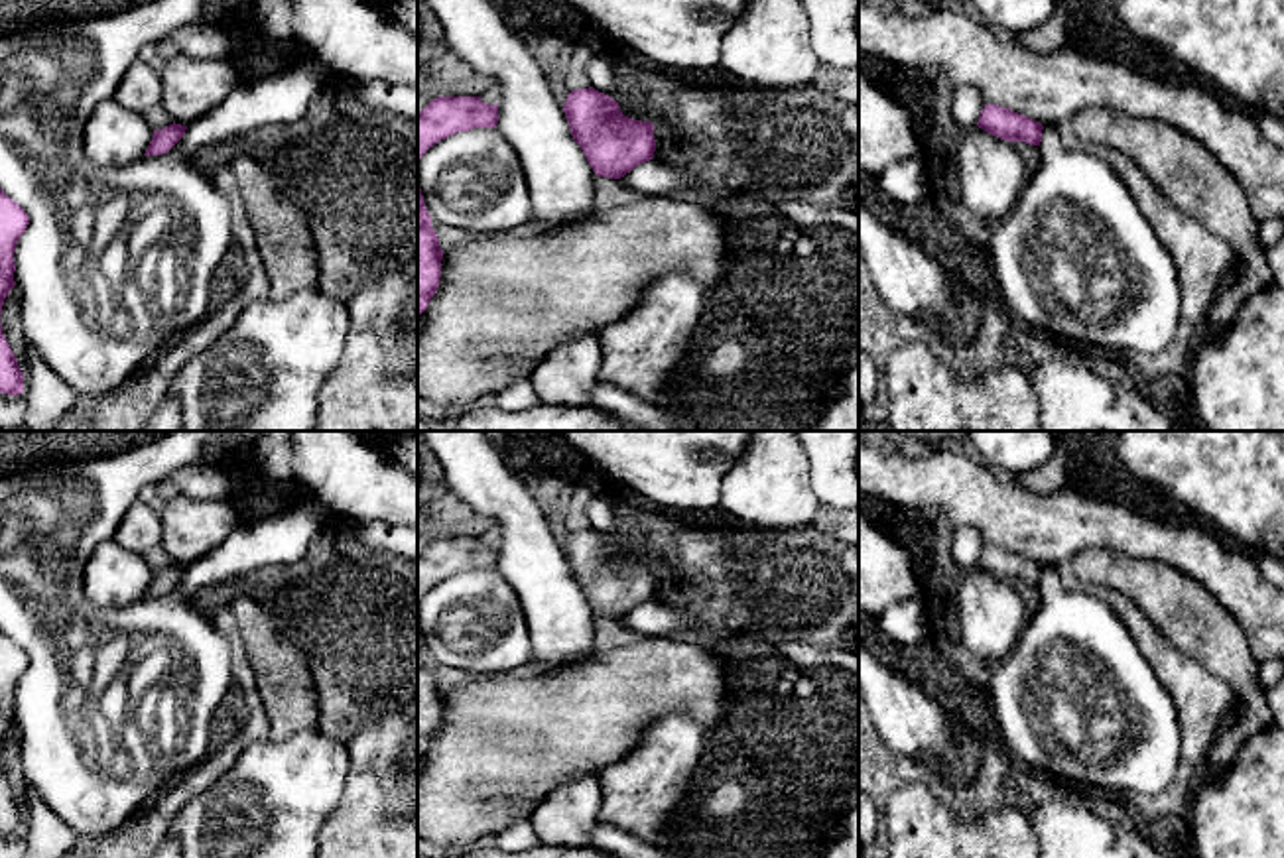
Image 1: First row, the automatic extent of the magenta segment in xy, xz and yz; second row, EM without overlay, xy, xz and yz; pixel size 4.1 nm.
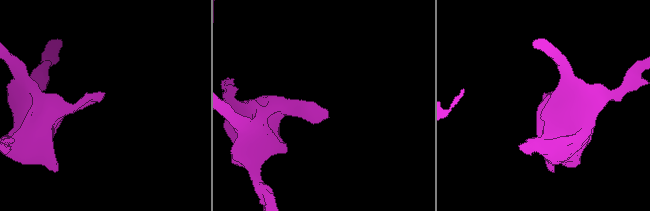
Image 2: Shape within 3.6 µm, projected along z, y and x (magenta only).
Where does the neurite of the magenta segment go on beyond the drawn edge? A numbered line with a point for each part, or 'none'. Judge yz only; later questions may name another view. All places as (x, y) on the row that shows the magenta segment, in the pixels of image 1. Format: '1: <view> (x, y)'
none

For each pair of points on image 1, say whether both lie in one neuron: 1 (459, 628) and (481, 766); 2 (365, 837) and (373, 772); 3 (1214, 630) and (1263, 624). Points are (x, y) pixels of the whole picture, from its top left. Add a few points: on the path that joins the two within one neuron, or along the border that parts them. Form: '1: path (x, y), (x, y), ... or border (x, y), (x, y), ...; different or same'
1: border (513, 672), (471, 677); different
2: path (373, 821), (373, 788); same
3: border (1208, 593), (1235, 620), (1259, 664); different

